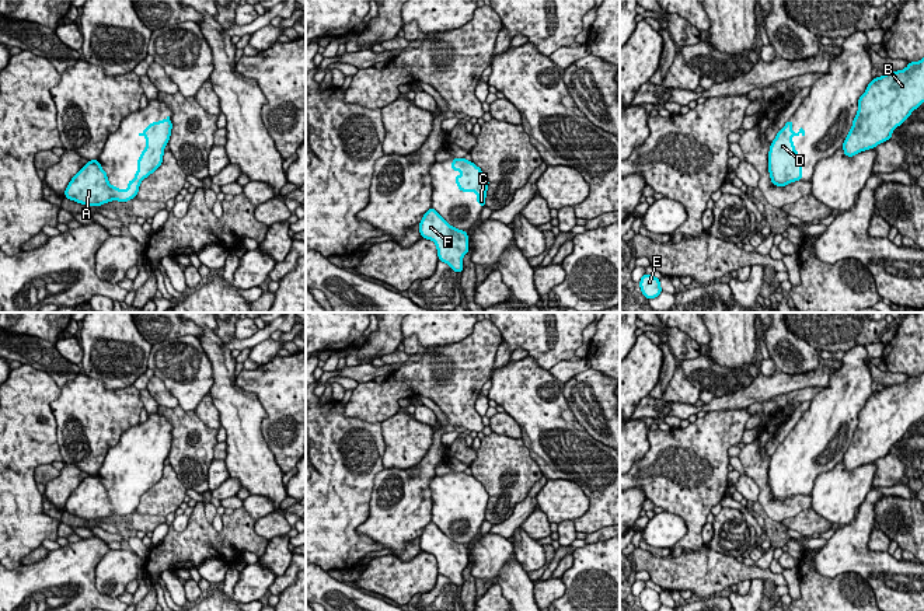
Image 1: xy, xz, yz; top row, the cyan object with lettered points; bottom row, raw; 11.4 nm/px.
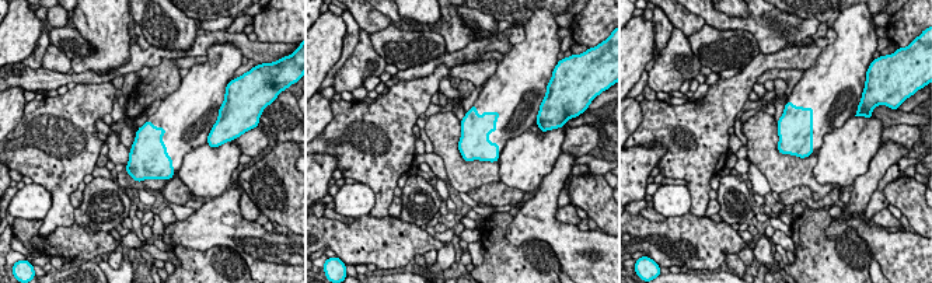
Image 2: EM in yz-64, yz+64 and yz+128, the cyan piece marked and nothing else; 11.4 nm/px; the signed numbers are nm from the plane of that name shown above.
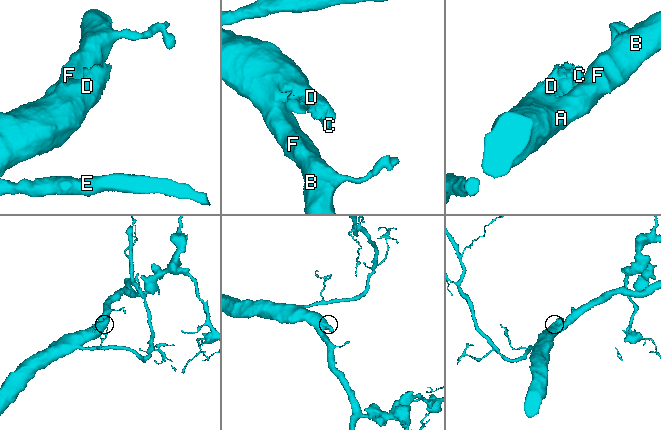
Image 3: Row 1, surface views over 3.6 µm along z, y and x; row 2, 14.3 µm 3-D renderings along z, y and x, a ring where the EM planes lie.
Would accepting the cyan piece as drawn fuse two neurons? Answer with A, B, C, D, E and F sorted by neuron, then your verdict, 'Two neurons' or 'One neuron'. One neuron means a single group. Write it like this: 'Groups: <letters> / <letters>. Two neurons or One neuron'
Groups: A B C D E F. One neuron

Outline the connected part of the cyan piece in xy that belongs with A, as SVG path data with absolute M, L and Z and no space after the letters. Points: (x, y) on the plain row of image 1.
M170 430L165 434L150 436L139 450L146 451L146 462L137 472L137 486L128 495L128 503L119 503L108 496L107 485L98 474L90 474L69 496L64 512L87 521L100 521L104 517L118 514L128 516L136 512L140 496L153 488L163 476L164 461L168 458L172 437Z

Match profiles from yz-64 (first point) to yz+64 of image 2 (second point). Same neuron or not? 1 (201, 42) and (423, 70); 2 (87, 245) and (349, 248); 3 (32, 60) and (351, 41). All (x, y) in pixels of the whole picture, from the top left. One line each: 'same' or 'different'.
1: same
2: same
3: same

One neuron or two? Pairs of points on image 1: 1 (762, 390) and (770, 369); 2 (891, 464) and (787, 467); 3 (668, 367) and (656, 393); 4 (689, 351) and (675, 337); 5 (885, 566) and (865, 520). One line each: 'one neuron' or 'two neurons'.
1: two neurons
2: two neurons
3: one neuron
4: one neuron
5: one neuron

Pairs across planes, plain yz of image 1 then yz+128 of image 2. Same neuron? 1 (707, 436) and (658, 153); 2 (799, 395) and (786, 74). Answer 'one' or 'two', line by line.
1: two
2: one

